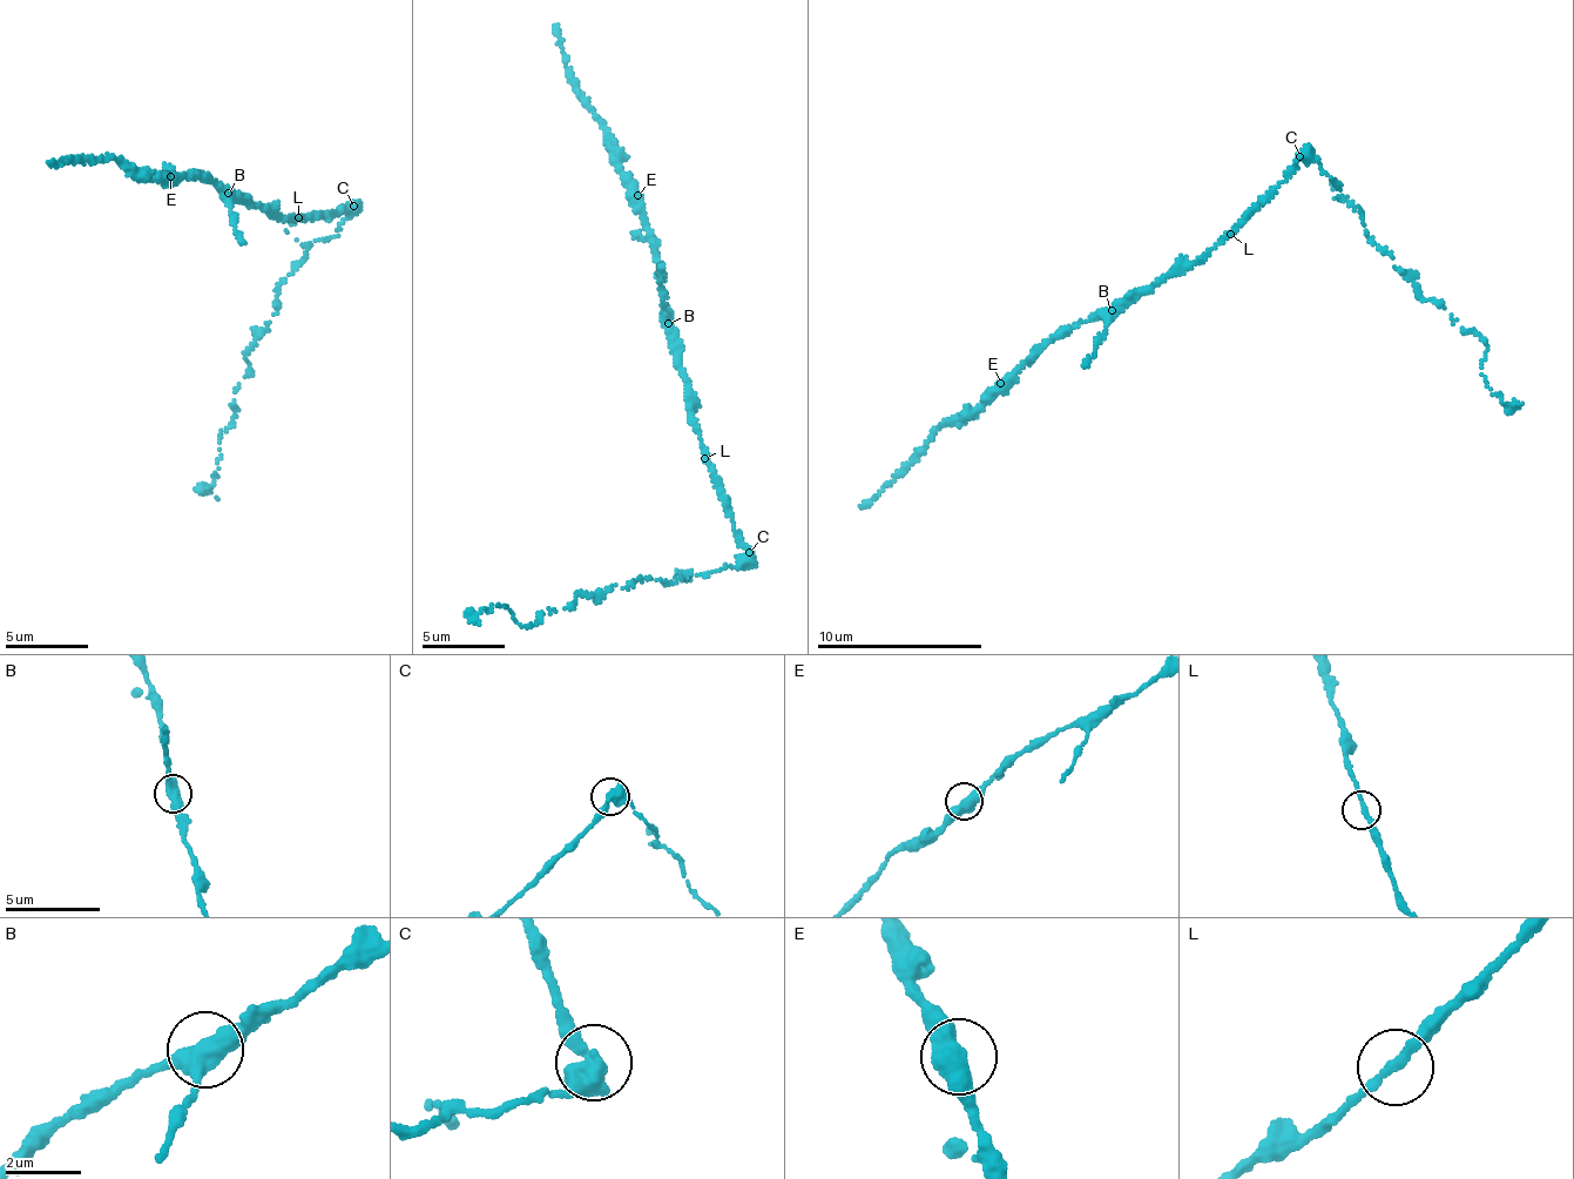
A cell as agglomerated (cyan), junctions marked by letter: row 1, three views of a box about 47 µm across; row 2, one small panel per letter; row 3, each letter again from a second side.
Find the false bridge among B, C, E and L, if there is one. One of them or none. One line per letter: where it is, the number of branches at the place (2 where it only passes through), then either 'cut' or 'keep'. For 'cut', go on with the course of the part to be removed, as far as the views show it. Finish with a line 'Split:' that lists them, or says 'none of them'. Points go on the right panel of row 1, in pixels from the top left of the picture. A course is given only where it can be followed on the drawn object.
B: at (1112, 310); 3 branches meet; keep
C: at (1299, 156); 2 branches meet; cut; foreign part runs (1298, 156), (1314, 157), (1414, 290), (1486, 344), (1481, 364), (1486, 386), (1512, 404), (1522, 403)
E: at (1000, 383); 2 branches meet; keep
L: at (1230, 234); 2 branches meet; keep
Split: C

